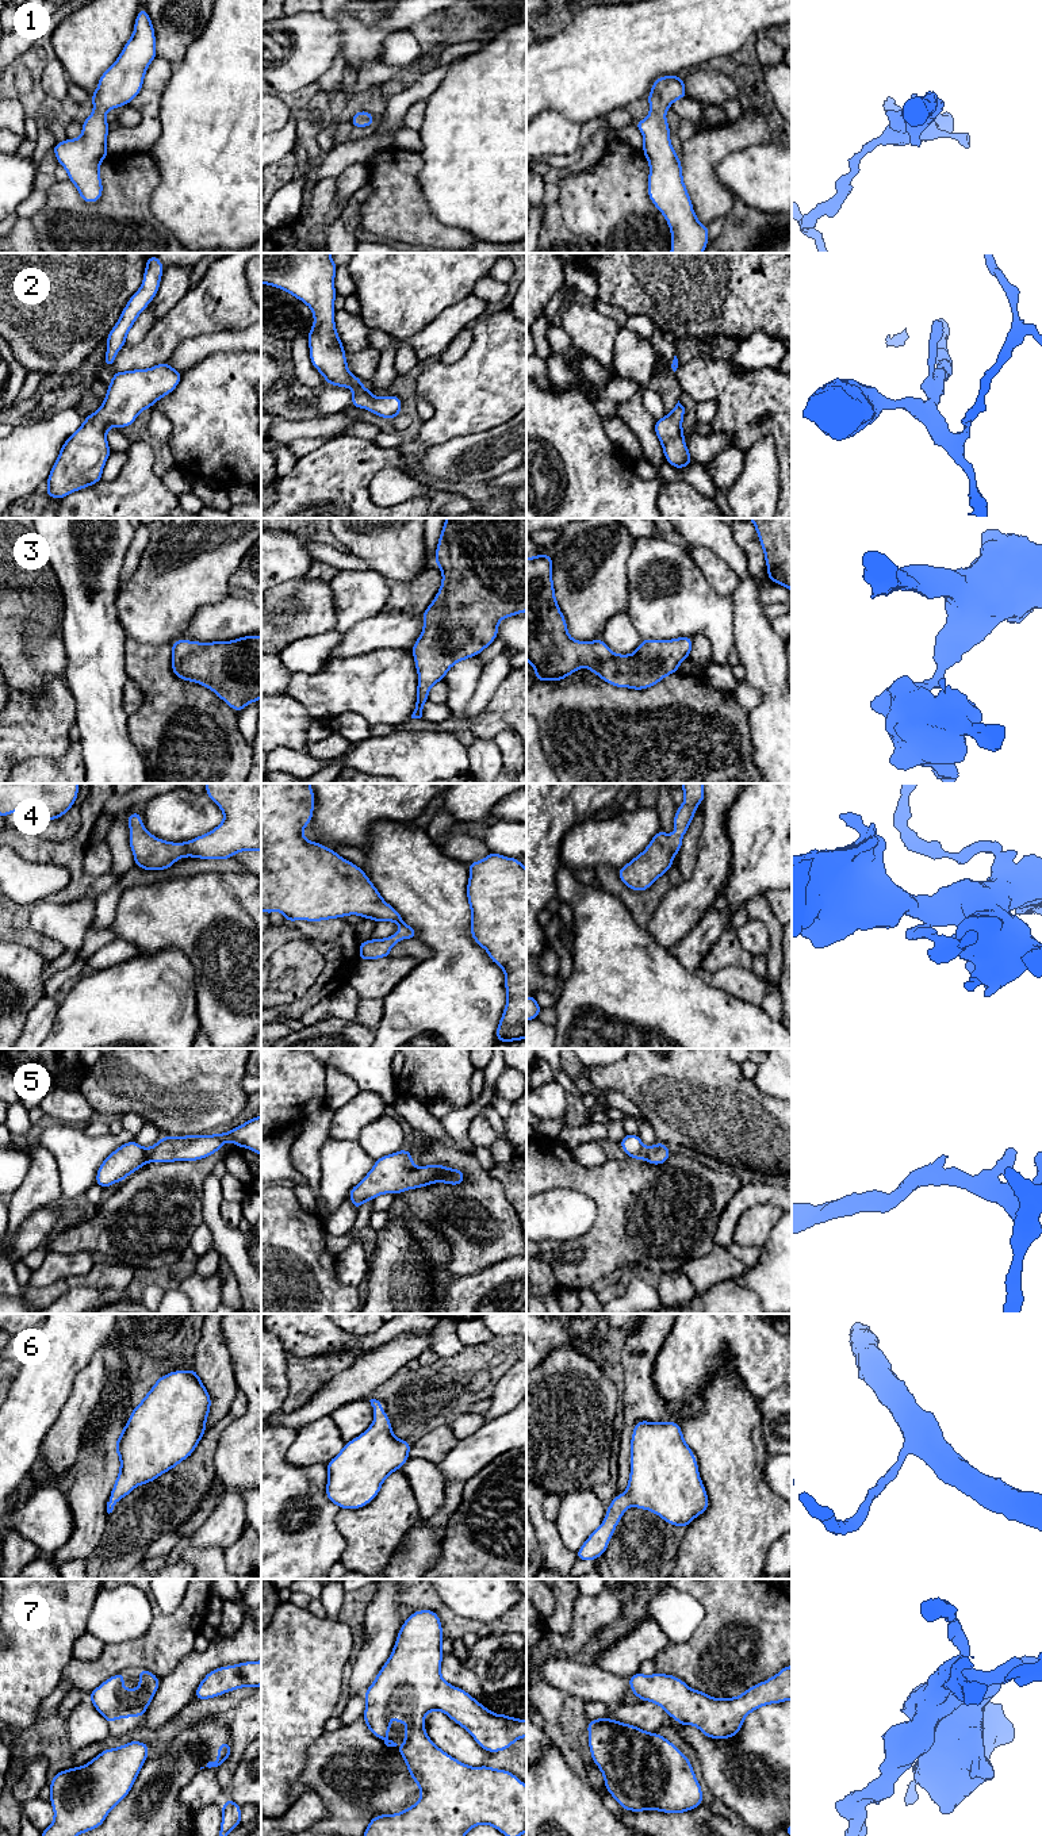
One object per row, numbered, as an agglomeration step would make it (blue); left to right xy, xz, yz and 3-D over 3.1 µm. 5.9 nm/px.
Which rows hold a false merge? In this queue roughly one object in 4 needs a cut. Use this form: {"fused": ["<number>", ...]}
{"fused": []}

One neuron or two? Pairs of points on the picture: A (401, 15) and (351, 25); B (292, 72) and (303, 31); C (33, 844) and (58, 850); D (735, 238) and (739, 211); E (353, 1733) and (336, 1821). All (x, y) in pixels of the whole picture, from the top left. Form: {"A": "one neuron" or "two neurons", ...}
{"A": "one neuron", "B": "one neuron", "C": "one neuron", "D": "one neuron", "E": "one neuron"}

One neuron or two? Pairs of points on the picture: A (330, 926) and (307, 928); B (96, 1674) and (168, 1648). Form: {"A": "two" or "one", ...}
{"A": "one", "B": "one"}

